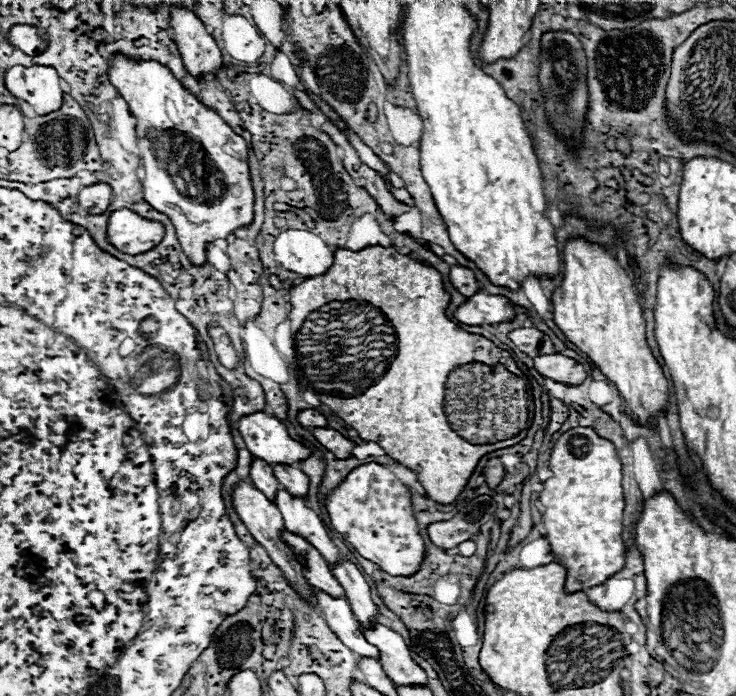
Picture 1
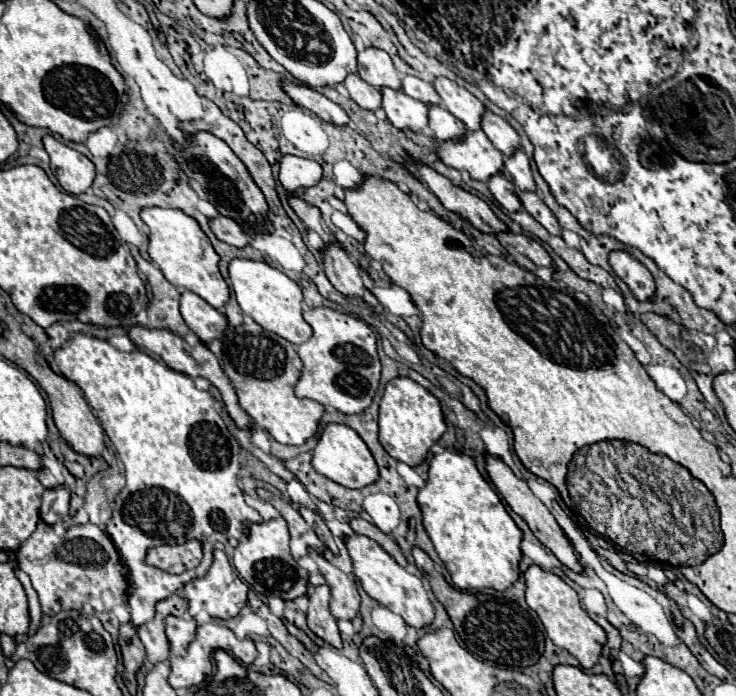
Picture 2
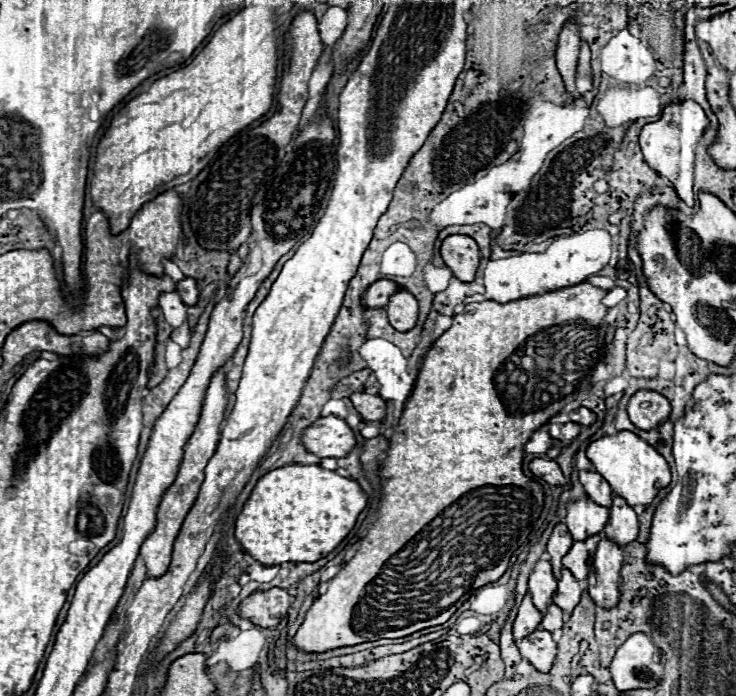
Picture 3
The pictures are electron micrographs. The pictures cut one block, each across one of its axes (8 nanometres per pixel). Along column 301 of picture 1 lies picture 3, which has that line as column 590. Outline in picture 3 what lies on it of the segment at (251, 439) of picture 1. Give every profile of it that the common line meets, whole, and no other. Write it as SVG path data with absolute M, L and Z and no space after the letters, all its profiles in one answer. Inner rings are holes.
M622 430L612 436L602 436L590 442L590 446L586 448L586 456L590 458L594 470L608 480L612 492L620 494L630 506L640 504L642 508L646 508L646 504L656 498L658 490L670 484L670 470L664 456L658 454L650 444L640 440L634 432Z

